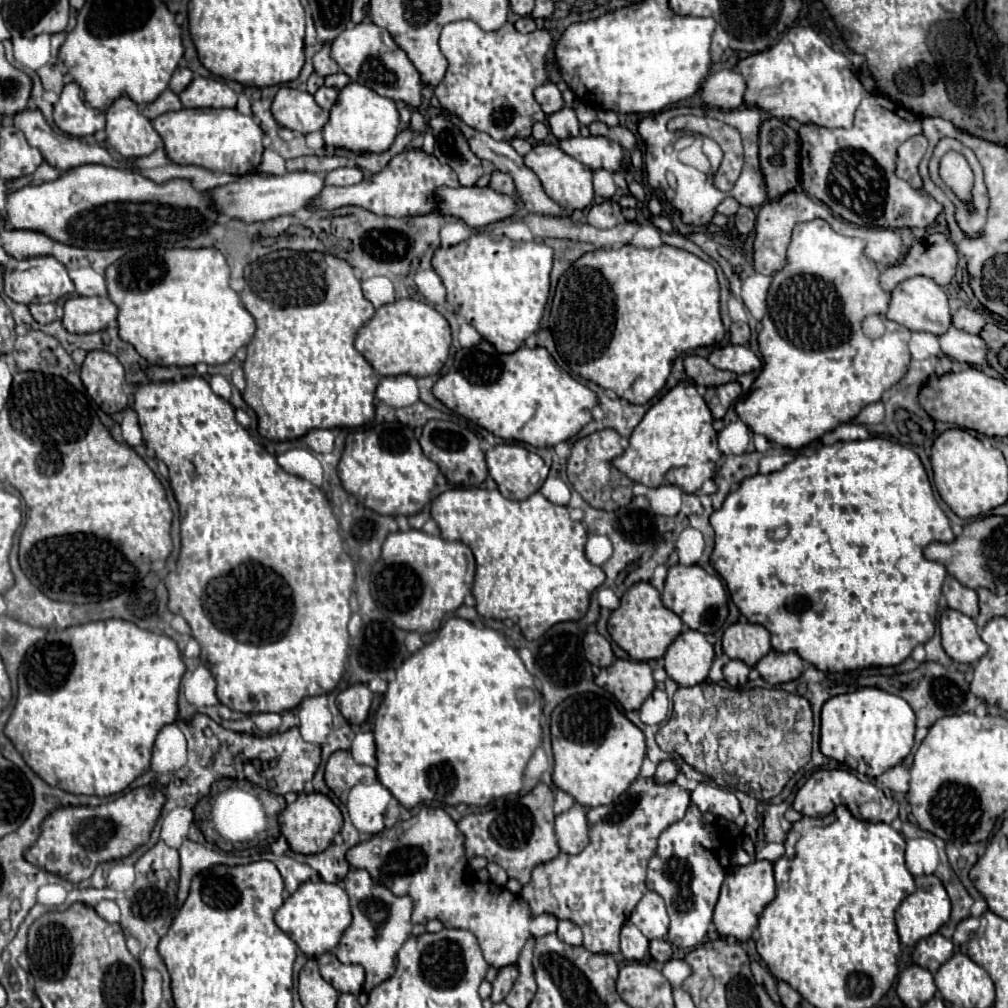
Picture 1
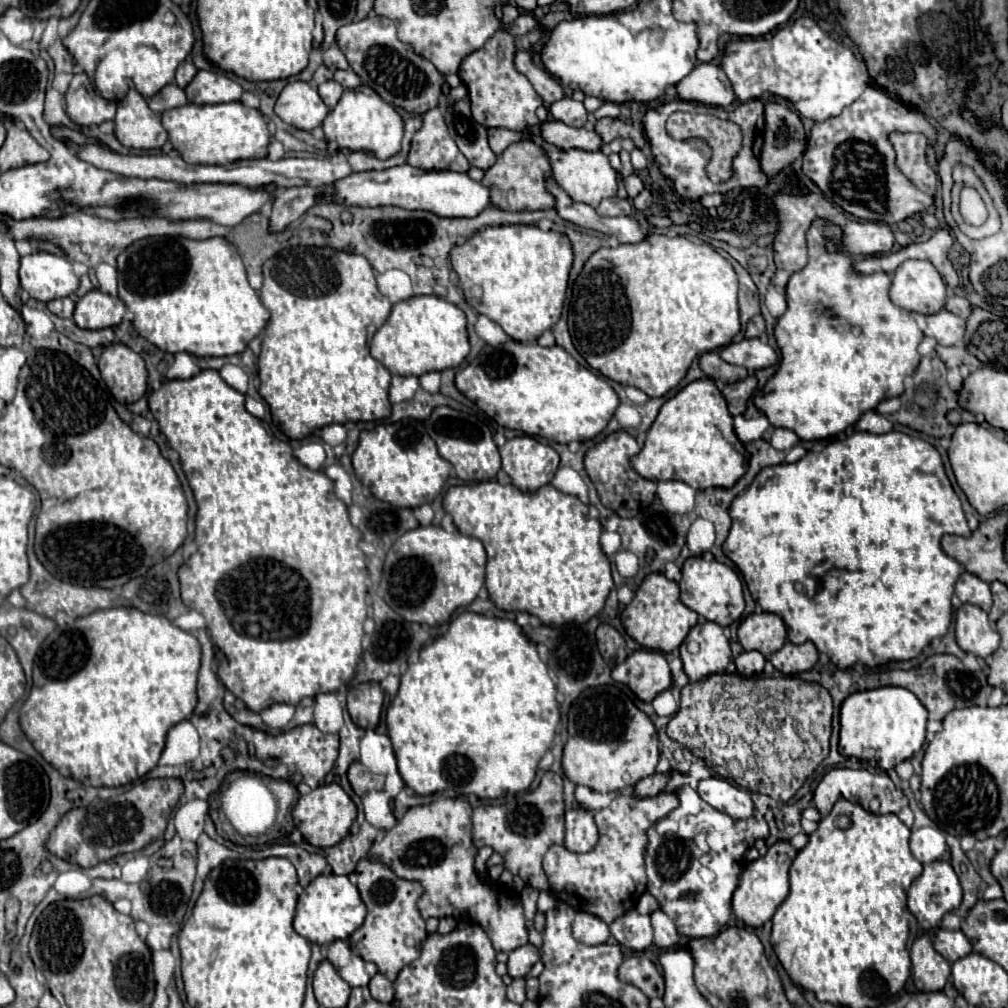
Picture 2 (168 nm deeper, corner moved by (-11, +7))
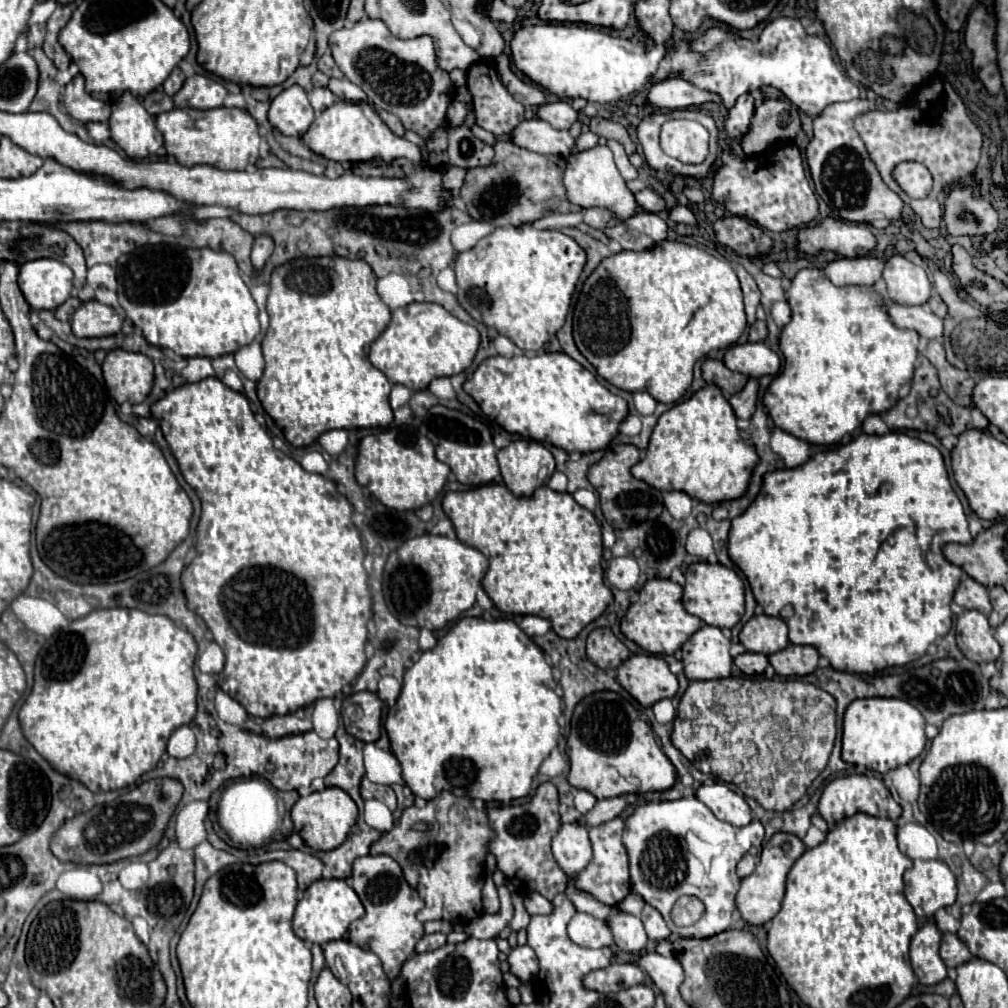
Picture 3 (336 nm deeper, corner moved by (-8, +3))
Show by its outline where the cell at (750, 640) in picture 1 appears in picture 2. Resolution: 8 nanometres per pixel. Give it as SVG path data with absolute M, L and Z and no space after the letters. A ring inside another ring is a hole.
M749 614L739 626L739 644L743 650L757 650L763 656L777 652L787 638L785 622L777 614Z

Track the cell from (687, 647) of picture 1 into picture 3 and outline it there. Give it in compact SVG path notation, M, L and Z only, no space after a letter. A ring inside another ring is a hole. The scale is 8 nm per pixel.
M704 626L682 646L682 664L688 680L728 678L732 668L730 640L716 626Z

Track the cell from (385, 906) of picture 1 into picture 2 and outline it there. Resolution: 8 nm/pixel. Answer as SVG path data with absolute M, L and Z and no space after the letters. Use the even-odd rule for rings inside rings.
M369 858L359 860L355 874L359 878L357 888L359 888L361 900L367 906L367 918L349 936L349 944L353 952L357 952L363 960L377 964L379 972L393 982L397 974L401 972L401 968L405 968L419 956L427 940L425 920L419 916L419 910L417 910L417 900L423 894L423 886L417 882L399 878L389 866L381 862L373 862Z

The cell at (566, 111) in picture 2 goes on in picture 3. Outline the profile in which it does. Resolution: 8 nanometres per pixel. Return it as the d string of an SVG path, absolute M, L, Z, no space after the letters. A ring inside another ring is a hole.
M564 100L554 104L542 104L538 108L538 118L550 122L554 128L570 128L578 120L578 112Z

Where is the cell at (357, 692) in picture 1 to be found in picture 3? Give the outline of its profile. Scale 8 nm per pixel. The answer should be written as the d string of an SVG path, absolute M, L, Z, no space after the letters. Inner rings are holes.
M356 692L344 704L344 726L362 742L376 742L380 736L382 700L374 692Z

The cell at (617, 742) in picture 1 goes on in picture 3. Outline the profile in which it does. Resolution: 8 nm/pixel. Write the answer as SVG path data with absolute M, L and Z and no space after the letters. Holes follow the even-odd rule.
M594 692L578 702L572 714L572 728L566 740L566 754L570 760L568 782L574 788L592 792L598 800L620 794L640 794L654 790L668 790L676 780L676 770L654 740L652 726L638 716L638 710L616 692Z

